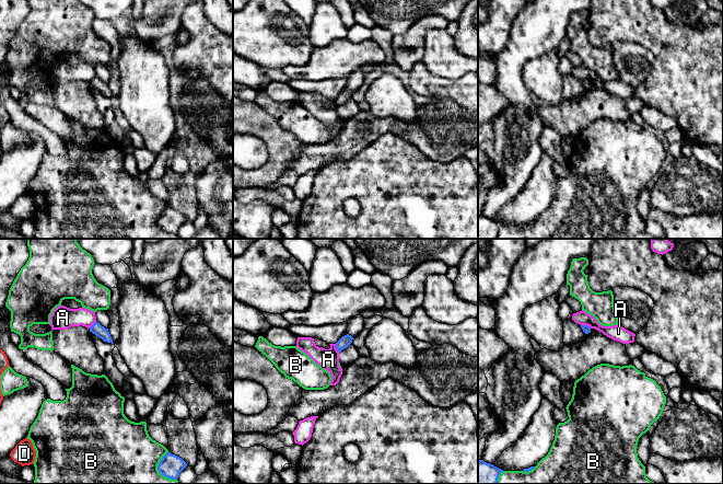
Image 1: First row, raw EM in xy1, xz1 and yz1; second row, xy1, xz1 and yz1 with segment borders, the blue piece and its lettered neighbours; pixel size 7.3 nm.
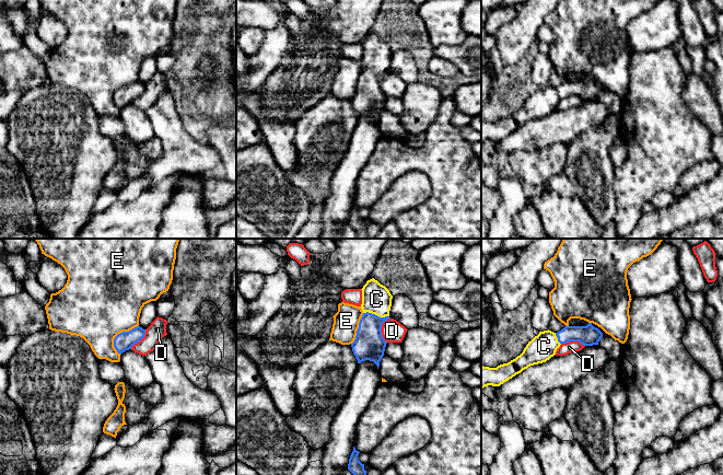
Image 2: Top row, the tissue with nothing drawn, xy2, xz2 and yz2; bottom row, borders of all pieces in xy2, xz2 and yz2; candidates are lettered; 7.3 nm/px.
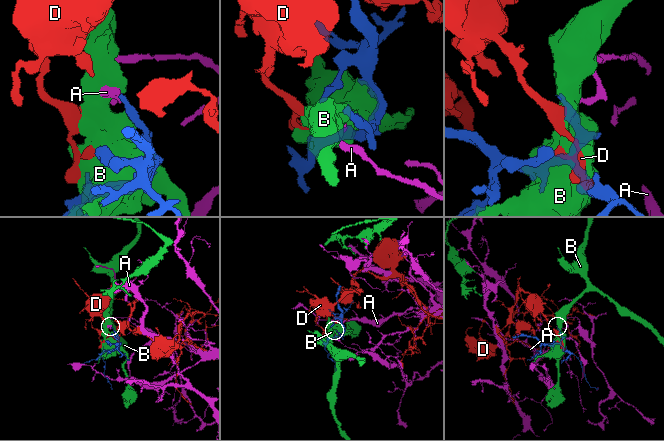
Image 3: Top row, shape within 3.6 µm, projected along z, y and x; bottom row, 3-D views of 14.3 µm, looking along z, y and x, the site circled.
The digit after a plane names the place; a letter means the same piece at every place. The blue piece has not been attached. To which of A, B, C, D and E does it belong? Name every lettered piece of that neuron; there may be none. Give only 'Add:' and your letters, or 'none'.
Add: C

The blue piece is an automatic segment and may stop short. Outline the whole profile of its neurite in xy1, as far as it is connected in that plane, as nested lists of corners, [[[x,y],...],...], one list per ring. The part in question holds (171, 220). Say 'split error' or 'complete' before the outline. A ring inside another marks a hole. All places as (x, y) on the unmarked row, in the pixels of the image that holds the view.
complete; [[[167,207],[158,220],[159,227],[165,232],[177,234],[179,228],[187,221],[187,218],[179,211]]]

